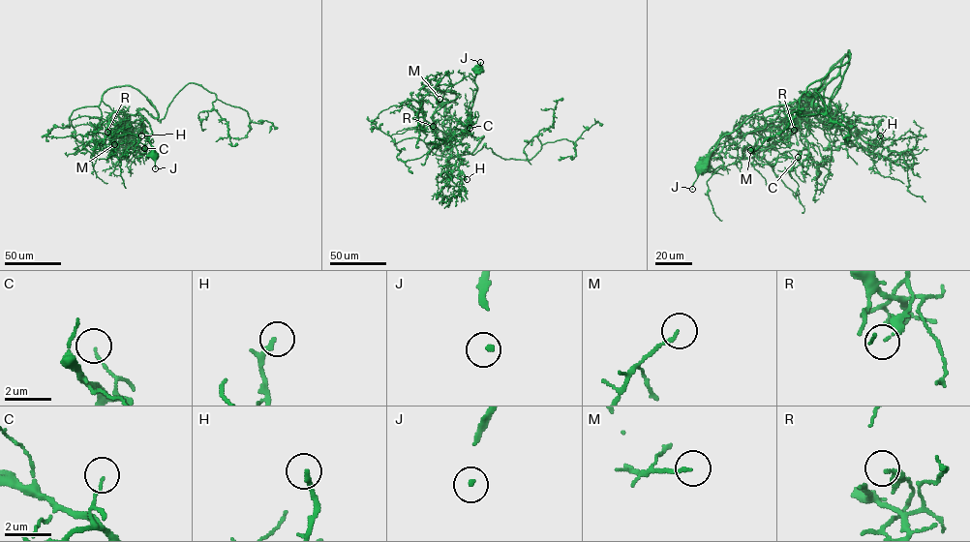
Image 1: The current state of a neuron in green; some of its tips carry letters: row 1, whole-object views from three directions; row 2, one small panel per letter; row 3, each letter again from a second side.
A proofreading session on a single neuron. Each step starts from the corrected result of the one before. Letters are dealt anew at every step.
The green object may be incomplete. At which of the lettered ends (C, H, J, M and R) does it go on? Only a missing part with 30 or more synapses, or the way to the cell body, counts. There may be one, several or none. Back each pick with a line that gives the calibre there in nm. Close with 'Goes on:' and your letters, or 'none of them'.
H: 150 nm
Goes on: H

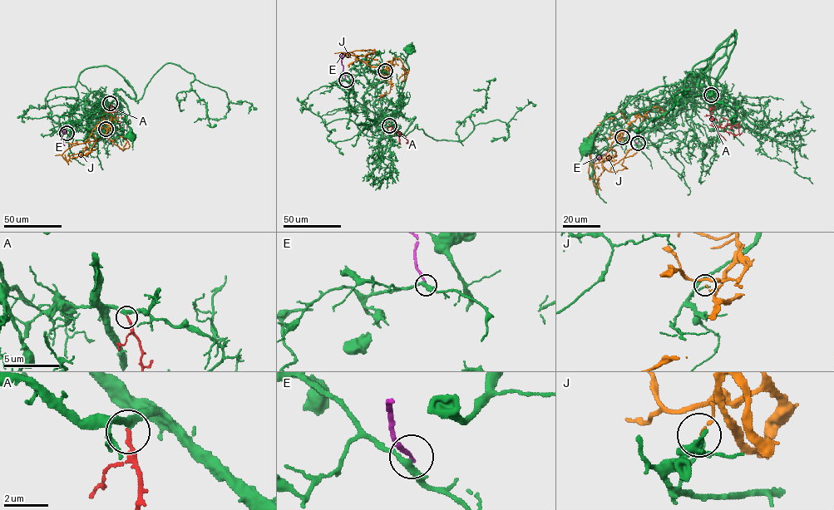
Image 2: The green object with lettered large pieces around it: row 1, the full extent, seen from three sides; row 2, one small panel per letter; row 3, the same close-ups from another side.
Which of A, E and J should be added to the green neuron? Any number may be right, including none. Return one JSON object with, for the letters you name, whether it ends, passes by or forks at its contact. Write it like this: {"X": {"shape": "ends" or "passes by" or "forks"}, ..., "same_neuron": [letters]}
{"A": {"shape": "ends"}, "same_neuron": ["A"]}

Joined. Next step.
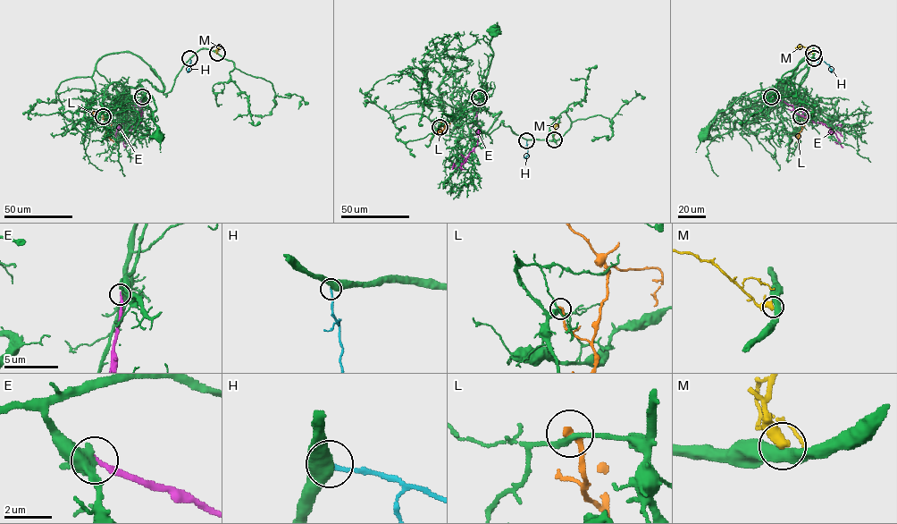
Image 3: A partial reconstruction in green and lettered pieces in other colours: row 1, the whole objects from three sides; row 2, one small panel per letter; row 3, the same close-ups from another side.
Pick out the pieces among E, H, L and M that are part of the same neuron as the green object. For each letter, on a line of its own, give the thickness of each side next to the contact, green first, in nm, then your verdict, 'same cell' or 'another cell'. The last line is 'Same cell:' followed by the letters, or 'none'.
E: calibres 440 and 240 nm; another cell
H: calibres 550 and 190 nm; another cell
L: calibres 260 and 320 nm; another cell
M: calibres 500 and 500 nm; another cell
Same cell: none

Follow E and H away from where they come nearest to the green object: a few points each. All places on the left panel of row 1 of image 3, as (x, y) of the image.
E: (142, 97), (140, 122), (131, 128), (121, 124), (115, 136)
H: (189, 58), (188, 72)

